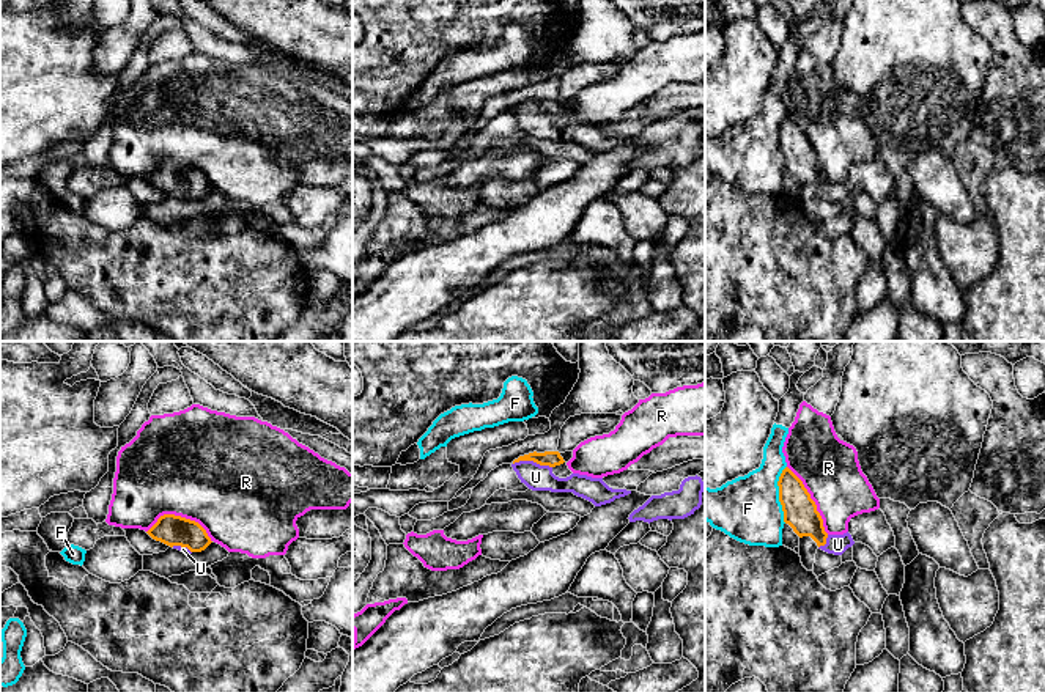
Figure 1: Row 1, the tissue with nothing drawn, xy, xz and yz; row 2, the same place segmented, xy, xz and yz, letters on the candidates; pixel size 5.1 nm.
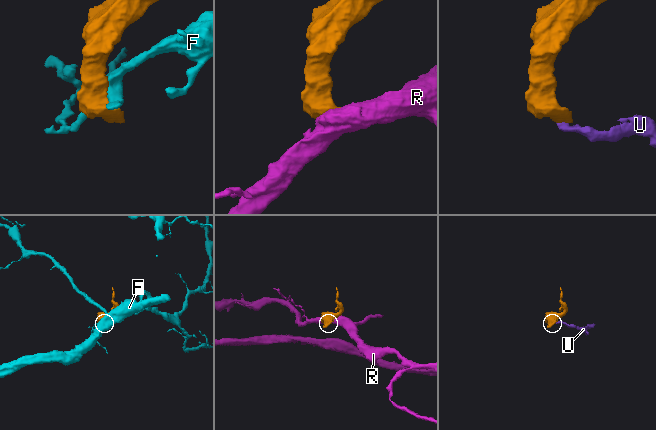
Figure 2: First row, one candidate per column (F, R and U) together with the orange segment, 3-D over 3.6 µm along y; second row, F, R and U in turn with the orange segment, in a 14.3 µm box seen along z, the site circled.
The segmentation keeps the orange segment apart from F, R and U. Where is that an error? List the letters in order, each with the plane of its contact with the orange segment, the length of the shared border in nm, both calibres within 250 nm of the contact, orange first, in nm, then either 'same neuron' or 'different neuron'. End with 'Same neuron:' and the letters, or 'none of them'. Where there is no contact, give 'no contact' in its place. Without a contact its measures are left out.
F: yz | 300 nm | 180/320 nm | different neuron
R: xy | 340 nm | 160/500 nm | different neuron
U: xz | 200 nm | 80/140 nm | same neuron
Same neuron: U

